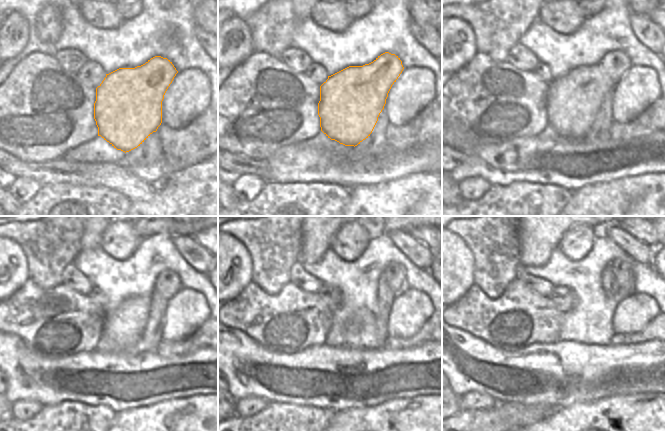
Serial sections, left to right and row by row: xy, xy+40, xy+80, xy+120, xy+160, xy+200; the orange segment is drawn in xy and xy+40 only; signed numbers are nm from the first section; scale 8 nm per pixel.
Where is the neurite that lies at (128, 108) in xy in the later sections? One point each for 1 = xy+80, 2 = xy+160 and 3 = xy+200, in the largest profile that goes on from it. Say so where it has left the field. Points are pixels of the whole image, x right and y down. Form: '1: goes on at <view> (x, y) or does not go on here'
1: goes on at xy+80 (573, 100)
2: goes on at xy+160 (395, 274)
3: goes on at xy+200 (622, 269)

